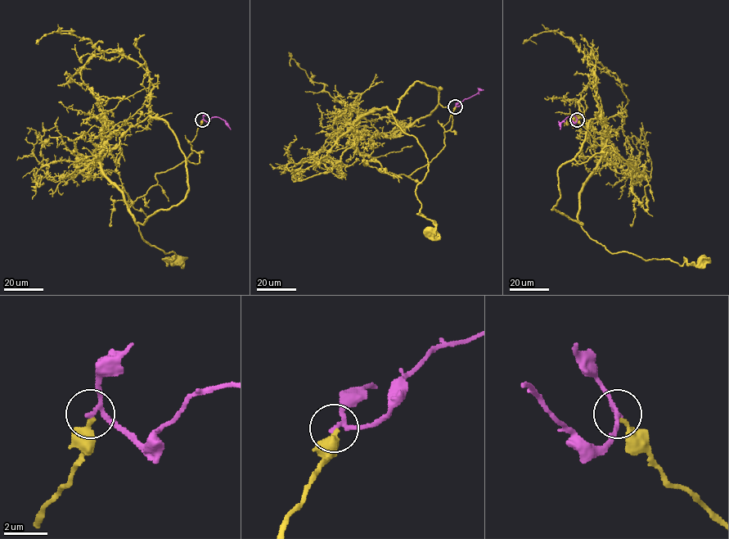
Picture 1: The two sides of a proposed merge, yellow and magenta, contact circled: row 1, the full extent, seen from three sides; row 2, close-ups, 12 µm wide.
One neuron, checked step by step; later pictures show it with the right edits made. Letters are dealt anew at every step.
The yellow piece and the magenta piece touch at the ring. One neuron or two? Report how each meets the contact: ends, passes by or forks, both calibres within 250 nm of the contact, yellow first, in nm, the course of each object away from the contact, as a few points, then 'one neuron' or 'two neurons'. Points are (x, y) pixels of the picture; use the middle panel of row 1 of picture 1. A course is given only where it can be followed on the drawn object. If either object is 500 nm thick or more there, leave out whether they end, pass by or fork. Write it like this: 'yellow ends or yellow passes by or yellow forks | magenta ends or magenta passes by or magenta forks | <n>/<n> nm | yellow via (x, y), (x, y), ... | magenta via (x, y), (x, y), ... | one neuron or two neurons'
yellow ends | magenta passes by | 200/160 nm | yellow via (455, 106), (444, 133), (441, 88), (416, 81), (390, 110), (427, 159), (415, 195), (430, 233) | magenta via (455, 106), (483, 90) | two neurons

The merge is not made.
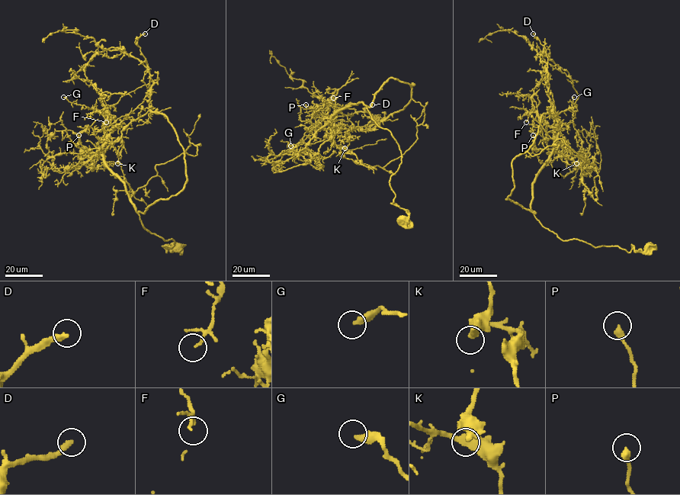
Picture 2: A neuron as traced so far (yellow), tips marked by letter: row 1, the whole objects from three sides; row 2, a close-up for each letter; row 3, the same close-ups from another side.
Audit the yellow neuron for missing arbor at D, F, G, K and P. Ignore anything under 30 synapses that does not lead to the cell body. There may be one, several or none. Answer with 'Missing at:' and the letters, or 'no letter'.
Missing at: D

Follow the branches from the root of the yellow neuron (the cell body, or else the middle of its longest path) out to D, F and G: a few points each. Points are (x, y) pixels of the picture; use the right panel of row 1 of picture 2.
D: (649, 245), (627, 252), (562, 240), (534, 215), (532, 182), (555, 143), (556, 114), (546, 49), (533, 33)
F: (649, 245), (594, 247), (545, 228), (530, 208), (532, 182), (554, 132), (534, 108), (526, 122)
G: (649, 245), (627, 252), (562, 240), (534, 215), (532, 182), (555, 143), (554, 118), (574, 97)

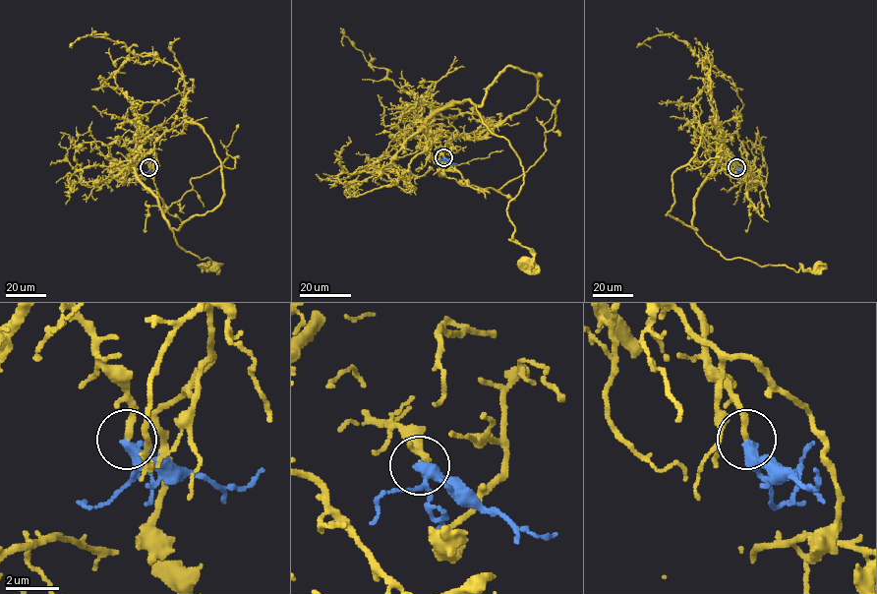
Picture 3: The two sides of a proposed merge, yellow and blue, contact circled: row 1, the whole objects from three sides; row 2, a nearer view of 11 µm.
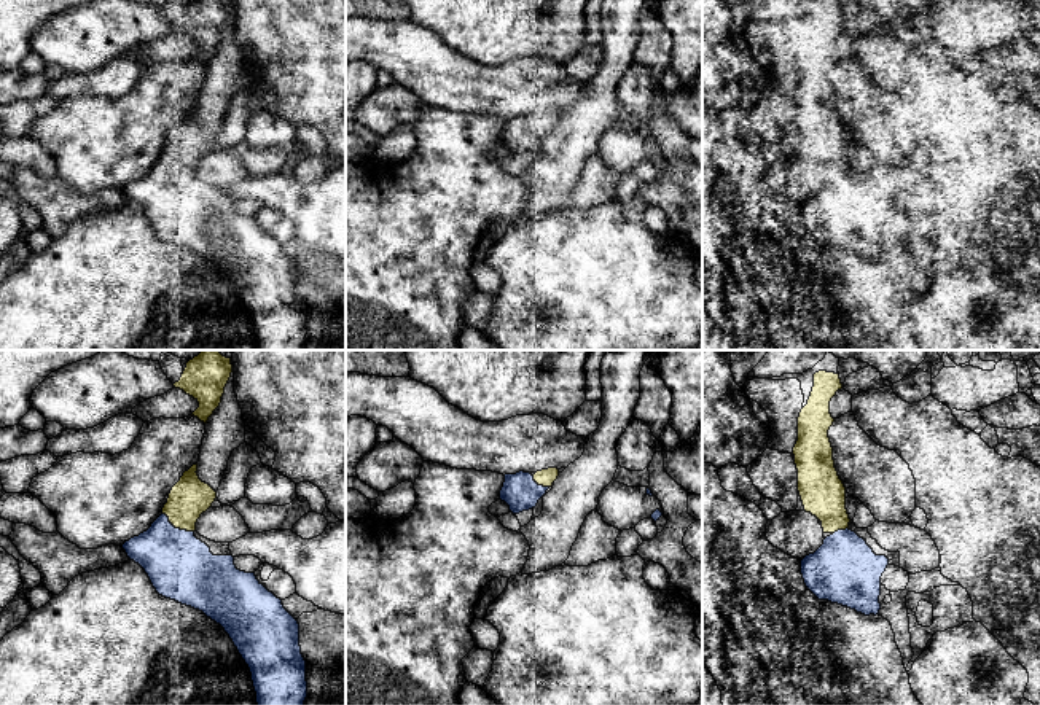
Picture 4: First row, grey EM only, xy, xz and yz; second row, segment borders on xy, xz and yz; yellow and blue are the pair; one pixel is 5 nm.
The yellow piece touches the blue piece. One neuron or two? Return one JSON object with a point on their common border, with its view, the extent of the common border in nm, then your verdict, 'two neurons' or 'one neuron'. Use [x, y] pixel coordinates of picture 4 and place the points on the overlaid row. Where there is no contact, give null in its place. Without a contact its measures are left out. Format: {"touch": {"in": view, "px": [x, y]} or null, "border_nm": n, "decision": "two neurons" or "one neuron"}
{"touch": {"in": "xy", "px": [177, 527]}, "border_nm": 190, "decision": "one neuron"}

